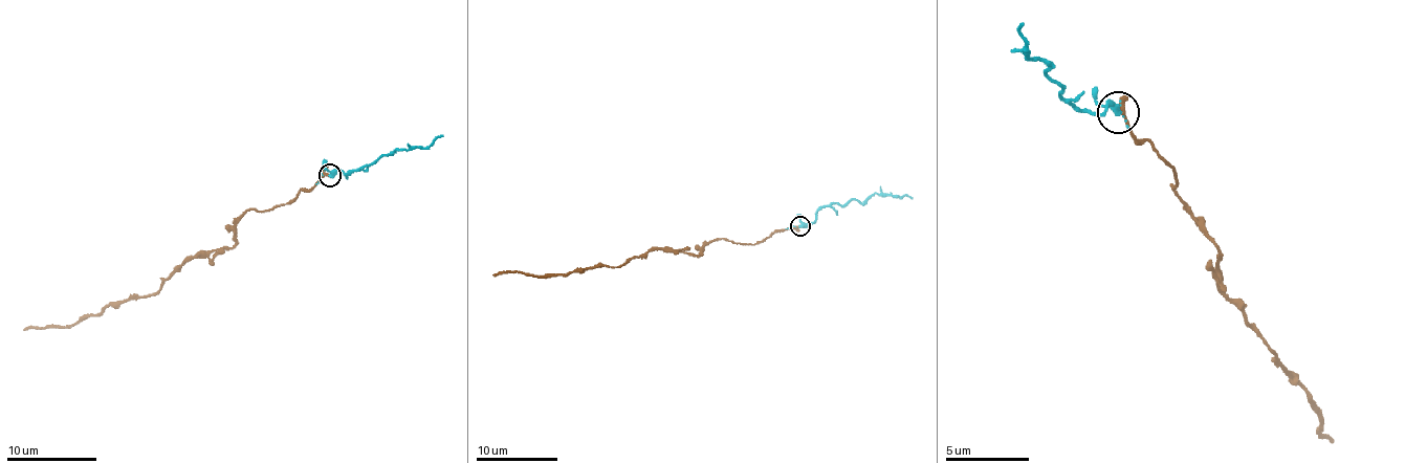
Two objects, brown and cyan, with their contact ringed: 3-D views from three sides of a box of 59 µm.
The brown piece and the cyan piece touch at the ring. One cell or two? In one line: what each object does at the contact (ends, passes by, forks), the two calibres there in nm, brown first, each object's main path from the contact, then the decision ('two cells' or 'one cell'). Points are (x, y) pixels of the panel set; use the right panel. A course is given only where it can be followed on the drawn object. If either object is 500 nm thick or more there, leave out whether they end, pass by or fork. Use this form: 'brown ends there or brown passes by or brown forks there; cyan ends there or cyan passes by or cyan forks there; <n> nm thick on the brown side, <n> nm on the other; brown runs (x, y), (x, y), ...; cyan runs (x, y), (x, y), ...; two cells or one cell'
brown passes by; cyan forks there; 200 nm thick on the brown side, 240 nm on the other; brown runs (1117, 111), (1171, 167), (1179, 184), (1170, 188), (1217, 250), (1223, 286), (1313, 401), (1318, 434), (1335, 440); cyan runs (1117, 111), (1110, 104), (1103, 111), (1077, 110), (1060, 94), (1047, 66), (1027, 56), (1025, 22); one cell

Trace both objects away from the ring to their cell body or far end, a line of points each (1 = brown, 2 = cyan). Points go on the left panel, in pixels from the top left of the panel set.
1: (329, 175), (288, 203), (248, 210), (233, 244), (187, 259), (154, 293), (110, 302), (69, 326), (24, 329)
2: (329, 175), (342, 172), (346, 176), (374, 163), (380, 156), (403, 148), (426, 148), (442, 134)

